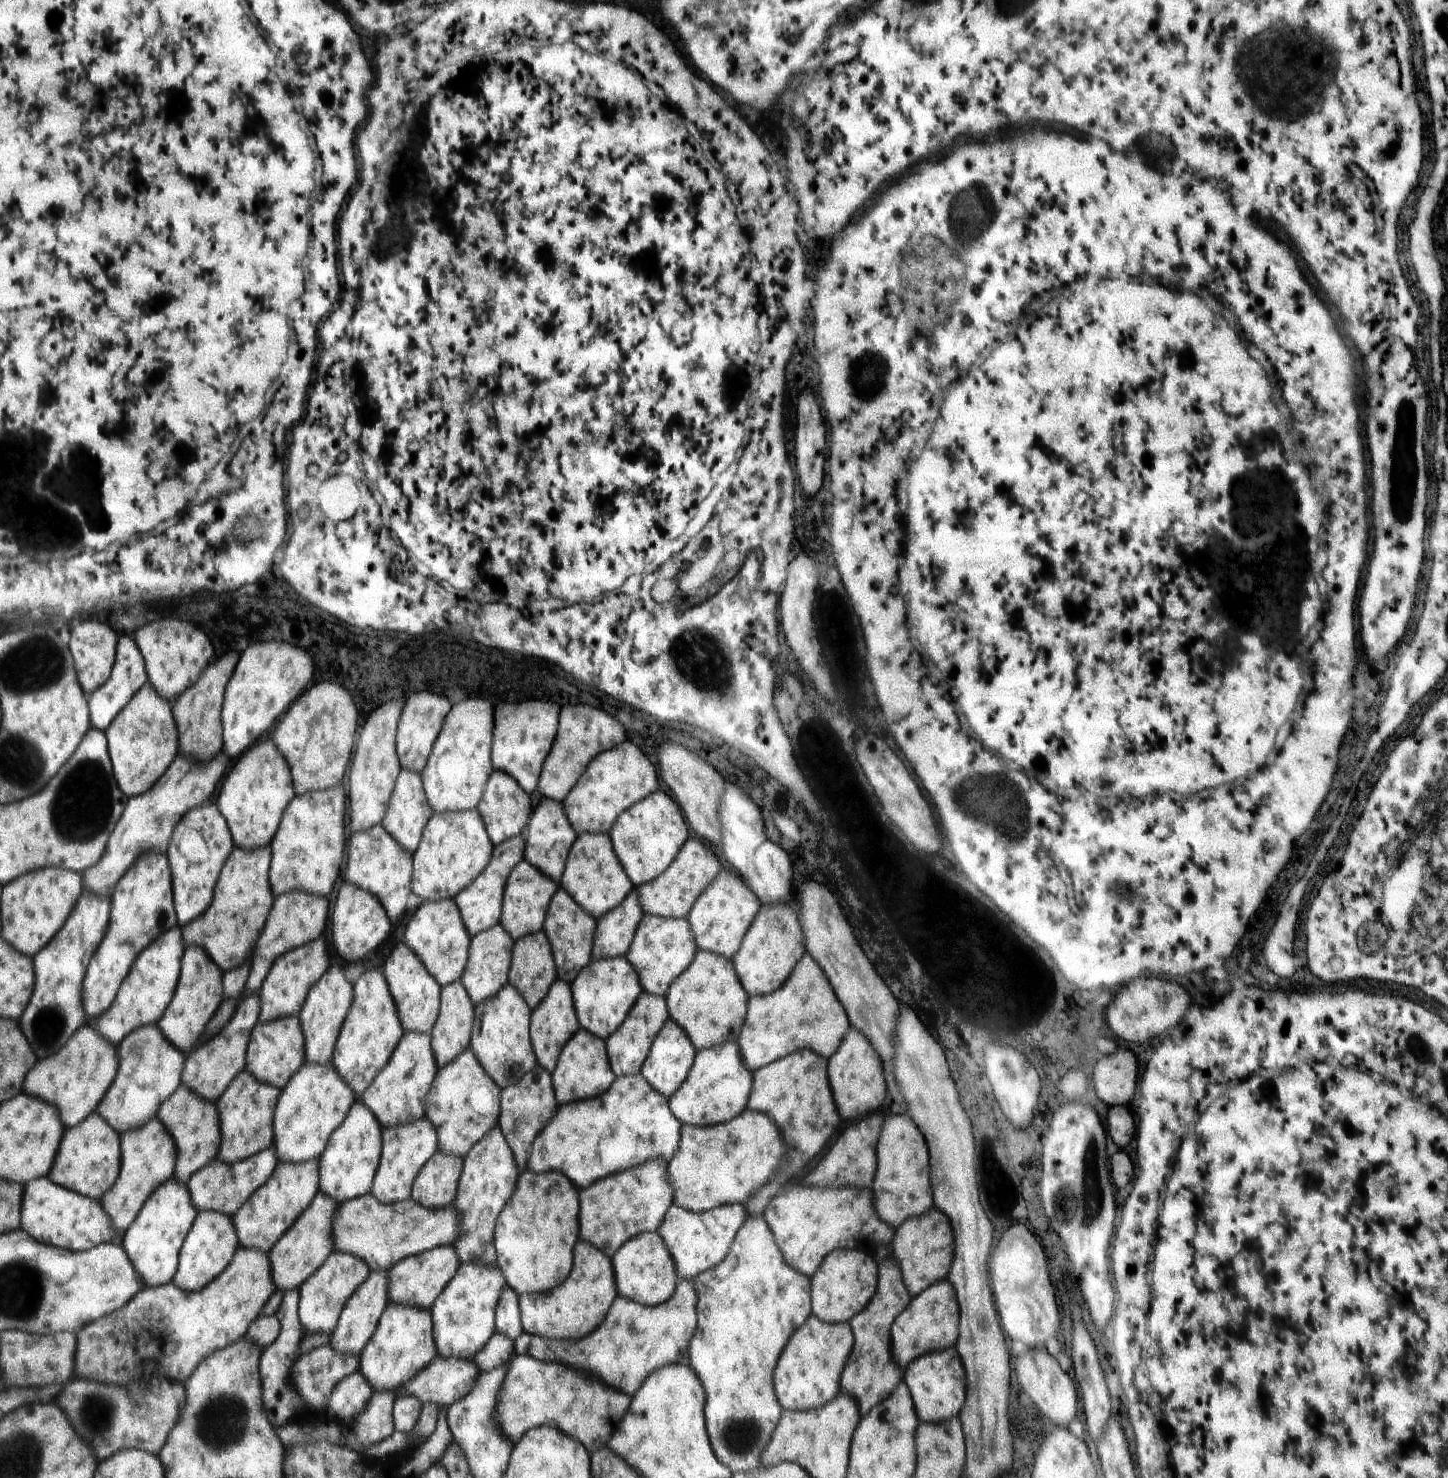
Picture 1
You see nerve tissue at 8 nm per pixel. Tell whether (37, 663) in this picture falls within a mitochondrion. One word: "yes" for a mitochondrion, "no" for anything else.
yes

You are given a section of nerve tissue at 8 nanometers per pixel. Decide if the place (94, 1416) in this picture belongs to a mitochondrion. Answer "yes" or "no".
yes

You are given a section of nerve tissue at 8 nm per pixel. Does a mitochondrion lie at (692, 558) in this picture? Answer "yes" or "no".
yes

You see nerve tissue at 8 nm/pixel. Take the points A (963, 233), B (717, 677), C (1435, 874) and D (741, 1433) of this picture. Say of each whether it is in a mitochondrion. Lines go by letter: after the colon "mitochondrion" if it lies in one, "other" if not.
A: mitochondrion
B: mitochondrion
C: mitochondrion
D: mitochondrion

